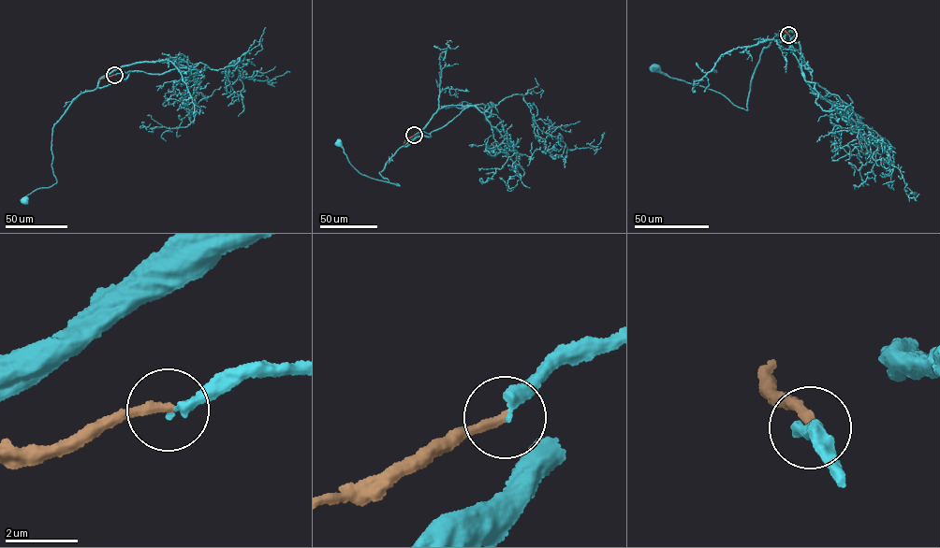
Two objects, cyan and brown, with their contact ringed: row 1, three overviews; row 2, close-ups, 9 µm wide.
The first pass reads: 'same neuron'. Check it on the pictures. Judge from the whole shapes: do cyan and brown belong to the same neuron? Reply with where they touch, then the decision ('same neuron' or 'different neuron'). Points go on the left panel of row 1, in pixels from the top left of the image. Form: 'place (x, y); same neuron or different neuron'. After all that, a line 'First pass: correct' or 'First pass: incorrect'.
place (114, 75); different neuron
First pass: incorrect

